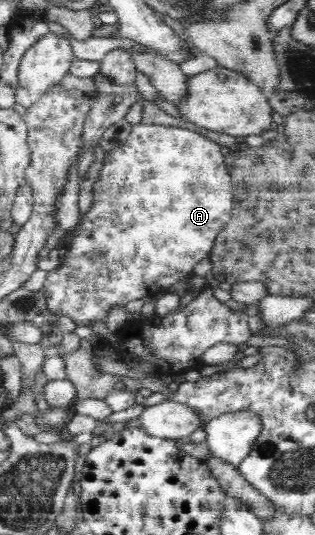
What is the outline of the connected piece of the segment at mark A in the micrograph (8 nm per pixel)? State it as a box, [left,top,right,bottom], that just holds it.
[43,123,234,325]

